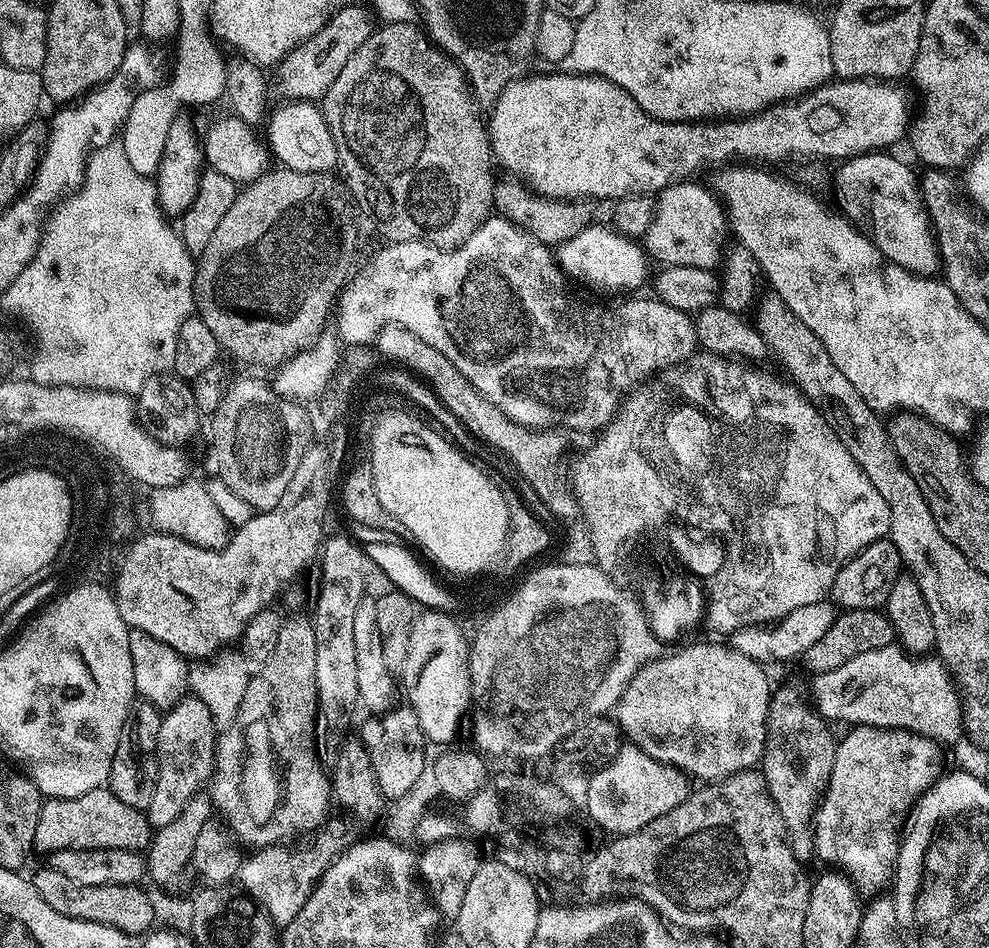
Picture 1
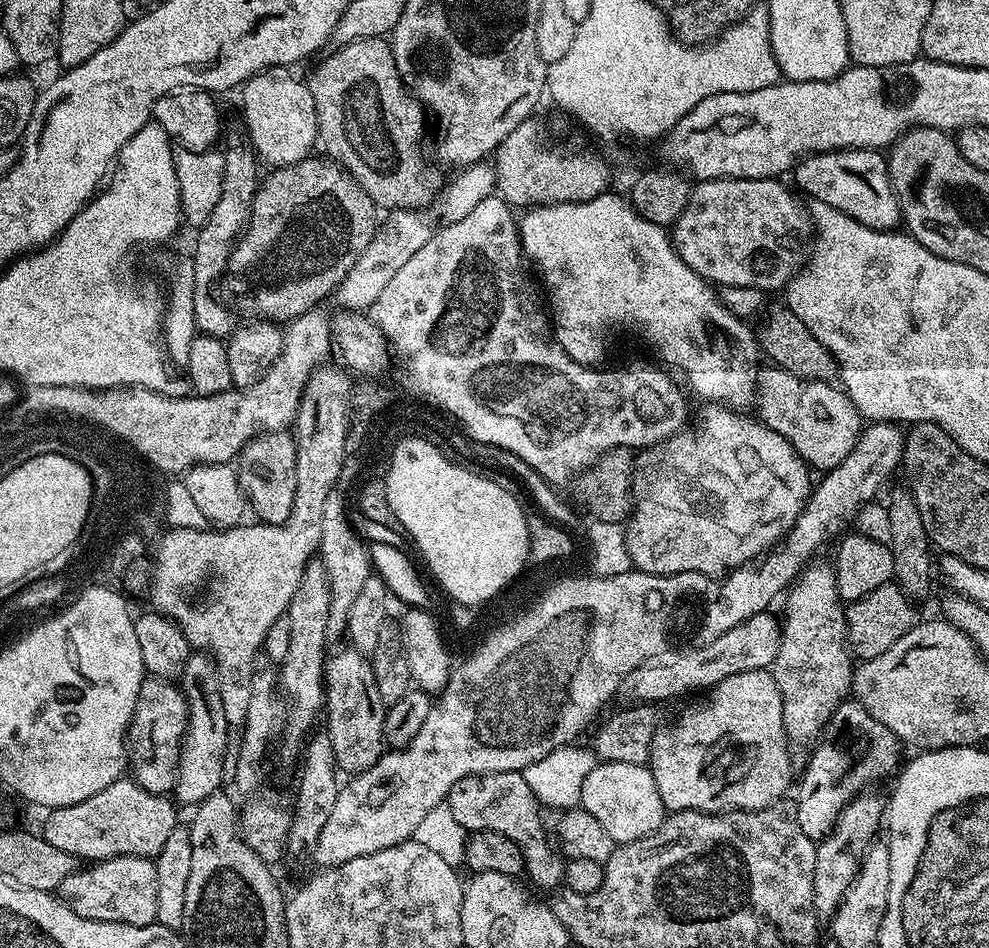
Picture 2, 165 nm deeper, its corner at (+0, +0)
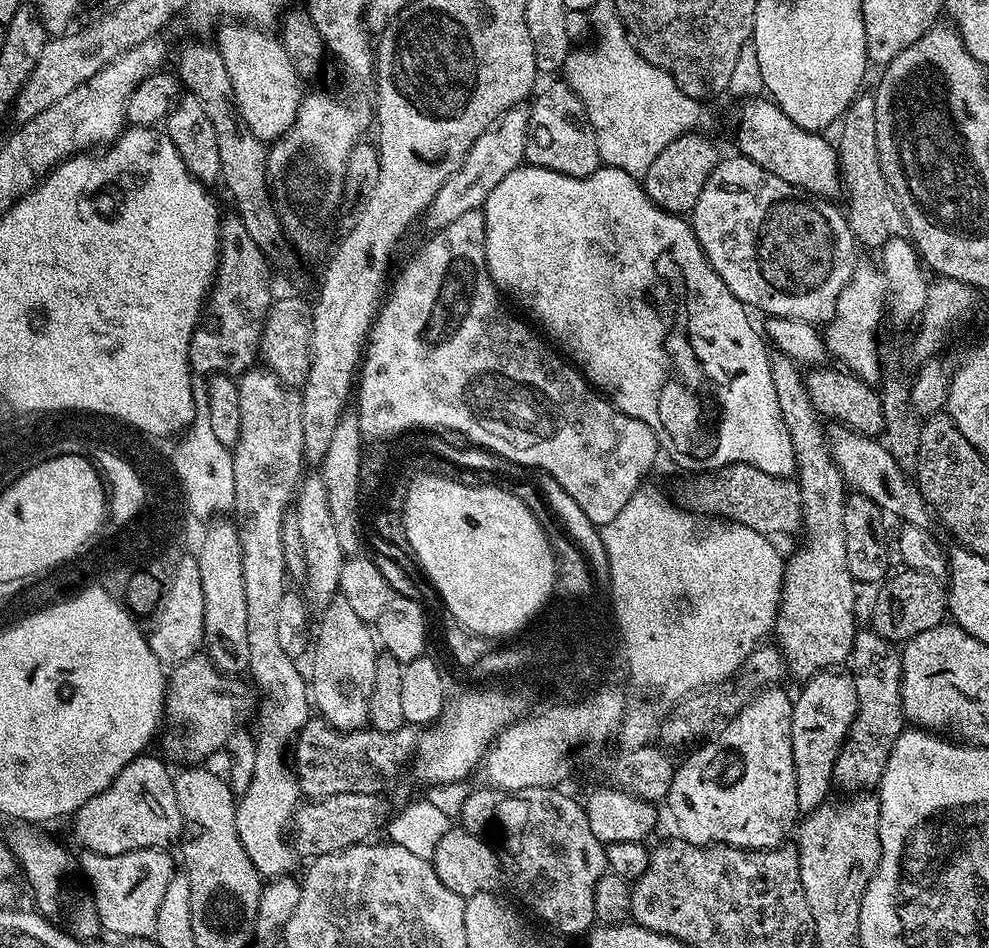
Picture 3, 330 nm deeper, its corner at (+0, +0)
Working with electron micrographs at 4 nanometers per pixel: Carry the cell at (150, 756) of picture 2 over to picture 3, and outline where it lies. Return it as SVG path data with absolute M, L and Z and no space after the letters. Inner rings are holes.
M204 654L191 656L186 658L186 662L175 665L167 673L164 690L166 727L162 737L165 750L172 756L181 756L184 762L204 762L219 748L221 751L227 745L230 734L241 727L243 720L240 719L252 704L253 693L245 684L240 678L219 672Z

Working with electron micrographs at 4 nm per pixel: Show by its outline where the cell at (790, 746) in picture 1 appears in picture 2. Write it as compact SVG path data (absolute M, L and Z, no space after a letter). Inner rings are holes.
M809 563L805 567L796 577L794 587L787 593L789 596L784 604L778 654L770 669L778 686L778 694L782 694L782 722L792 755L792 766L796 770L803 769L808 763L809 755L836 707L849 699L854 671L854 656L848 646L848 623L844 617L846 604L836 589L835 571L829 565L827 568L824 564L816 563Z

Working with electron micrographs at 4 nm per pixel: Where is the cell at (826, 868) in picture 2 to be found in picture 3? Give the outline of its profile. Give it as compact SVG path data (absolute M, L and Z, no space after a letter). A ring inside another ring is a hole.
M875 630L857 631L850 657L850 675L856 687L858 706L856 717L851 726L848 727L848 738L845 740L840 753L836 759L836 765L832 771L834 784L837 789L845 788L845 793L860 794L865 790L872 790L880 783L886 764L892 753L894 742L905 731L906 721L904 718L904 707L902 706L902 655L901 649L895 643L882 638Z

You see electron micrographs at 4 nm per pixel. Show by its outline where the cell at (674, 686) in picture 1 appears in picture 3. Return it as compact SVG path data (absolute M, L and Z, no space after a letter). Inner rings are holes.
M768 687L753 697L743 710L737 714L733 720L725 726L718 735L718 742L724 749L717 754L716 760L688 760L684 765L677 767L672 773L670 790L666 797L668 812L672 815L672 820L676 823L675 835L681 840L691 844L729 844L731 848L749 848L751 852L764 852L768 848L778 848L785 843L784 840L793 835L794 829L798 824L798 817L801 815L798 806L798 786L794 778L794 750L792 749L792 701L791 695L787 696L783 692L783 687Z

